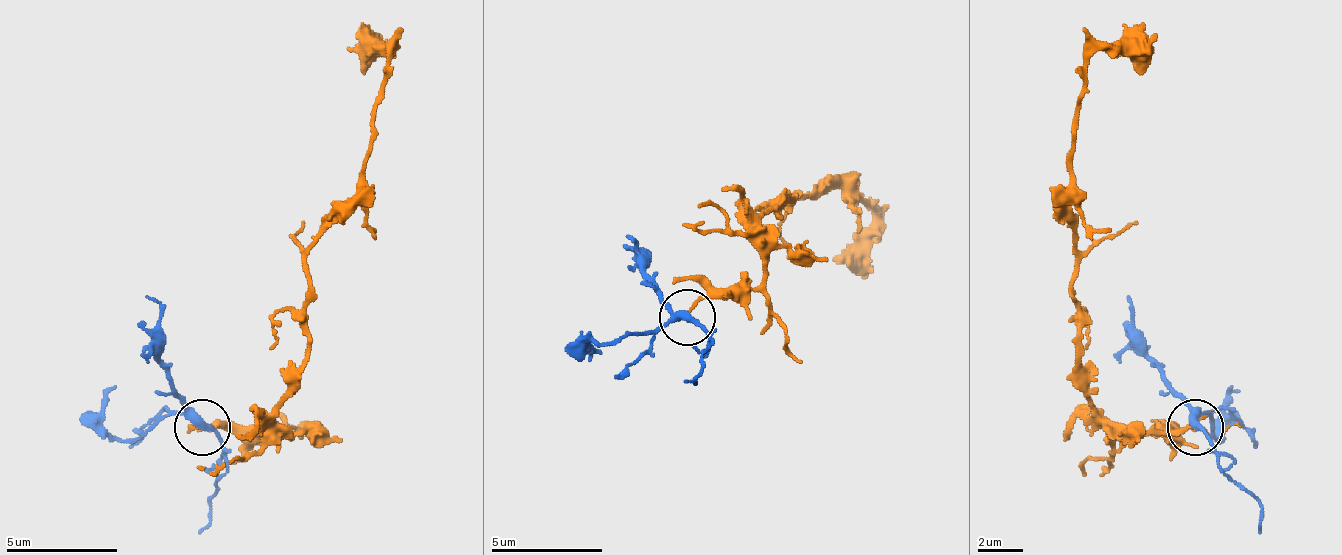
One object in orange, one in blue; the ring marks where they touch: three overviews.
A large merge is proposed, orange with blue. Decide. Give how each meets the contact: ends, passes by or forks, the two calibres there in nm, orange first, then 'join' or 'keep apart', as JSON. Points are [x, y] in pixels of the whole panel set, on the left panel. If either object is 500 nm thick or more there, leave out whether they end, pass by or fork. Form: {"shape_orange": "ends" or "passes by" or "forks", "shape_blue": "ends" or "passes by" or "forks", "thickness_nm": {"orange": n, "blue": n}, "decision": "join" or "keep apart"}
{"shape_orange": "ends", "shape_blue": "forks", "thickness_nm": {"orange": 140, "blue": 280}, "decision": "keep apart"}

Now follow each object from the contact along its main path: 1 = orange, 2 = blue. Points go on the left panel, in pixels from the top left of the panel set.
1: (203, 426), (276, 431), (287, 392), (310, 342), (304, 247), (360, 185), (388, 51), (377, 34)
2: (203, 426), (170, 415), (114, 437), (103, 398), (114, 387)

